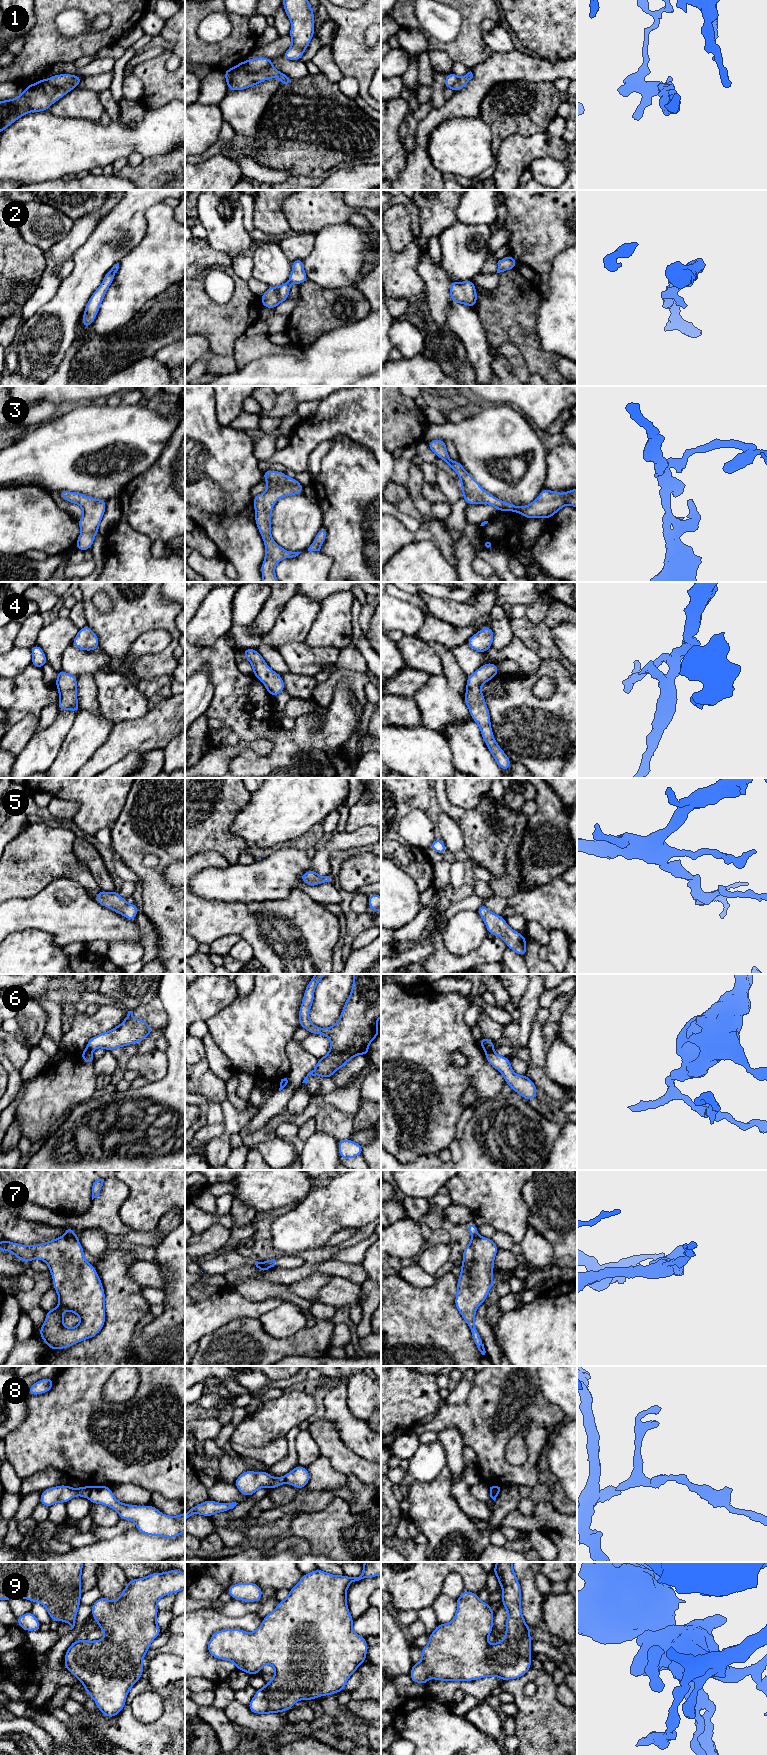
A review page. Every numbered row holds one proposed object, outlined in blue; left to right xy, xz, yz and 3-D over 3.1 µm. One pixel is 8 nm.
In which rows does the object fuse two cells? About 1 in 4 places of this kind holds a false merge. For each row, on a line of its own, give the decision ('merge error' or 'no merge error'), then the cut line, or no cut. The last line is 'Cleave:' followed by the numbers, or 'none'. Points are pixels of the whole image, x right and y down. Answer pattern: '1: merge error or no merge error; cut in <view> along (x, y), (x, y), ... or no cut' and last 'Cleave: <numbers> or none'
1: merge error; cut in xz along (244, 61), (244, 66), (252, 71), (259, 71), (272, 65)
2: no merge error; no cut
3: no merge error; no cut
4: no merge error; no cut
5: no merge error; no cut
6: merge error; cut in yz along (491, 1049), (485, 1051)
7: merge error; cut in xy along (66, 1234), (77, 1238)
8: merge error; cut in xy along (90, 1487), (90, 1493), (87, 1497)
9: no merge error; no cut
Cleave: 1, 6, 7, 8

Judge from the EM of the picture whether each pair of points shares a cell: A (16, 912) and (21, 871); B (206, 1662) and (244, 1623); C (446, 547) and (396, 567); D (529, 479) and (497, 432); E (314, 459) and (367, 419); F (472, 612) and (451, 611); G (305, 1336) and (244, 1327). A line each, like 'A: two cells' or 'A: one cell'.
A: two cells
B: one cell
C: two cells
D: one cell
E: two cells
F: one cell
G: one cell

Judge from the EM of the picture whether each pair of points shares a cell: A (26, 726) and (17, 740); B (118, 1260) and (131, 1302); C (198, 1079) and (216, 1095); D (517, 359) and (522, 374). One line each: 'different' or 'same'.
A: same
B: same
C: same
D: same

